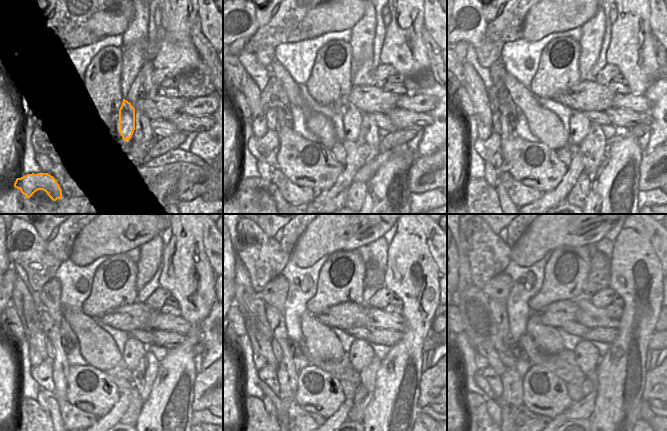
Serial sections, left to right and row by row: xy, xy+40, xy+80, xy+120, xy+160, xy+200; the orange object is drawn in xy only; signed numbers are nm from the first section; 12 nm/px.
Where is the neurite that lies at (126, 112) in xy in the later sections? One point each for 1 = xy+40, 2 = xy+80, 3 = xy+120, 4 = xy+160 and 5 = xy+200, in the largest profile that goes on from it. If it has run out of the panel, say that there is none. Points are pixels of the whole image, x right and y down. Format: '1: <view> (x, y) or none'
1: xy+40 (352, 118)
2: xy+80 (579, 124)
3: xy+120 (134, 350)
4: xy+160 (361, 353)
5: xy+200 (587, 357)

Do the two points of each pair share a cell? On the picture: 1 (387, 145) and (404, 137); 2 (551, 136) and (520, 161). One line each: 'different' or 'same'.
1: same
2: different

